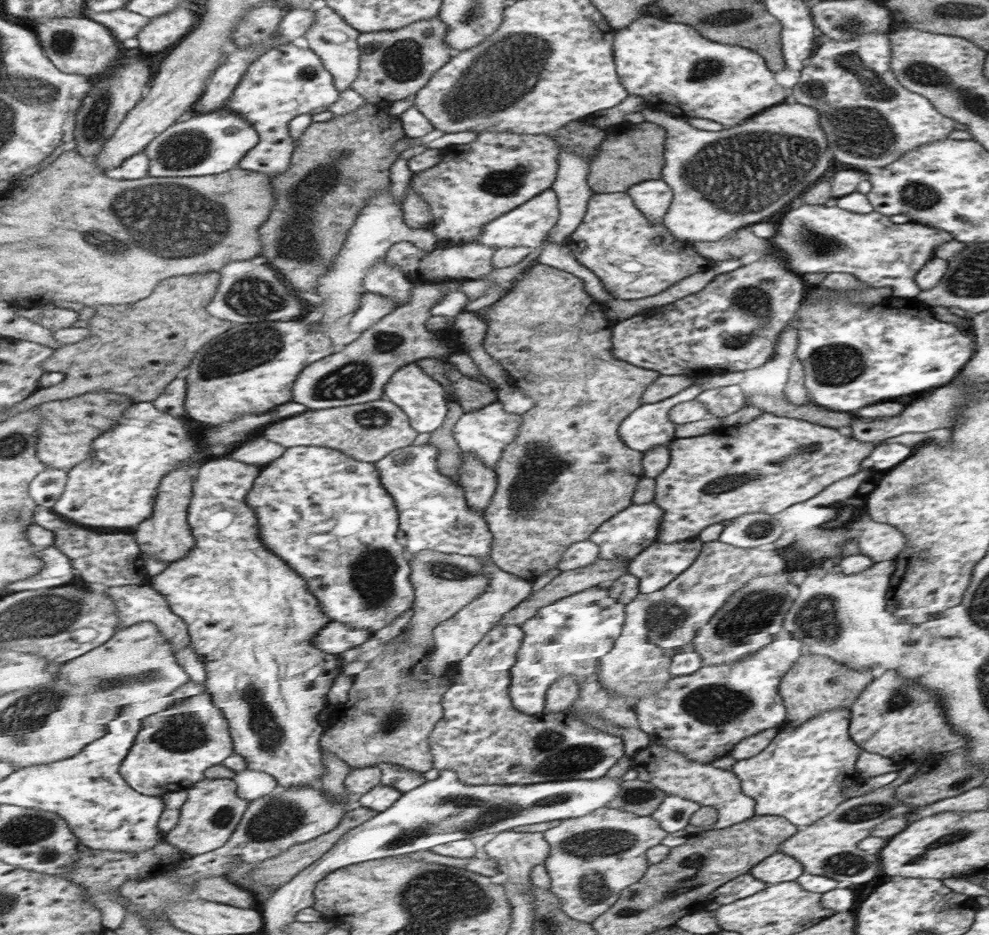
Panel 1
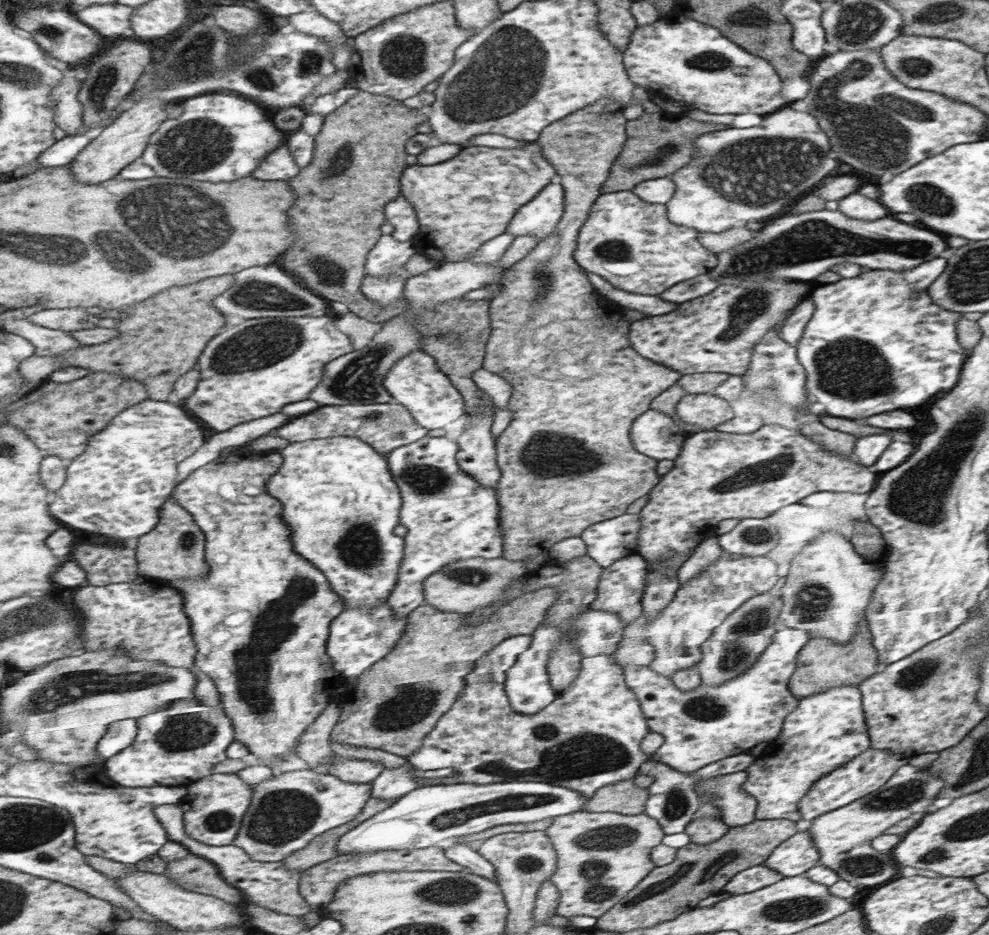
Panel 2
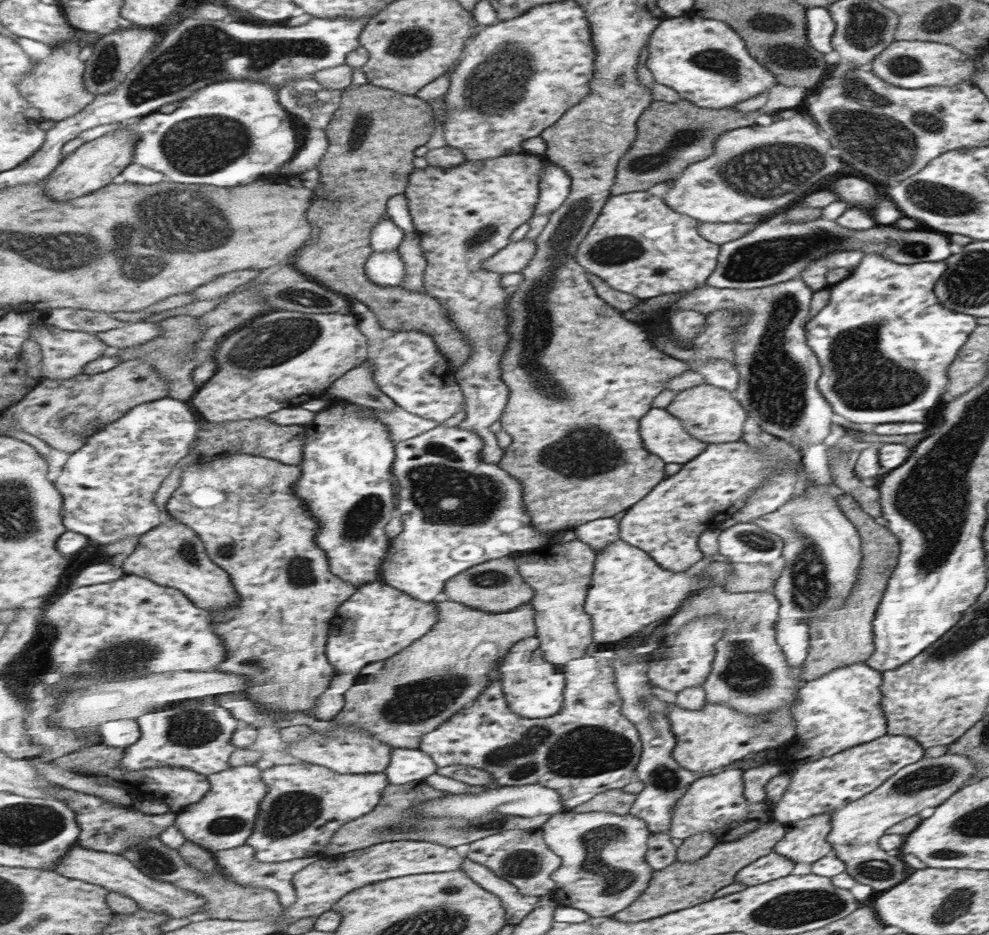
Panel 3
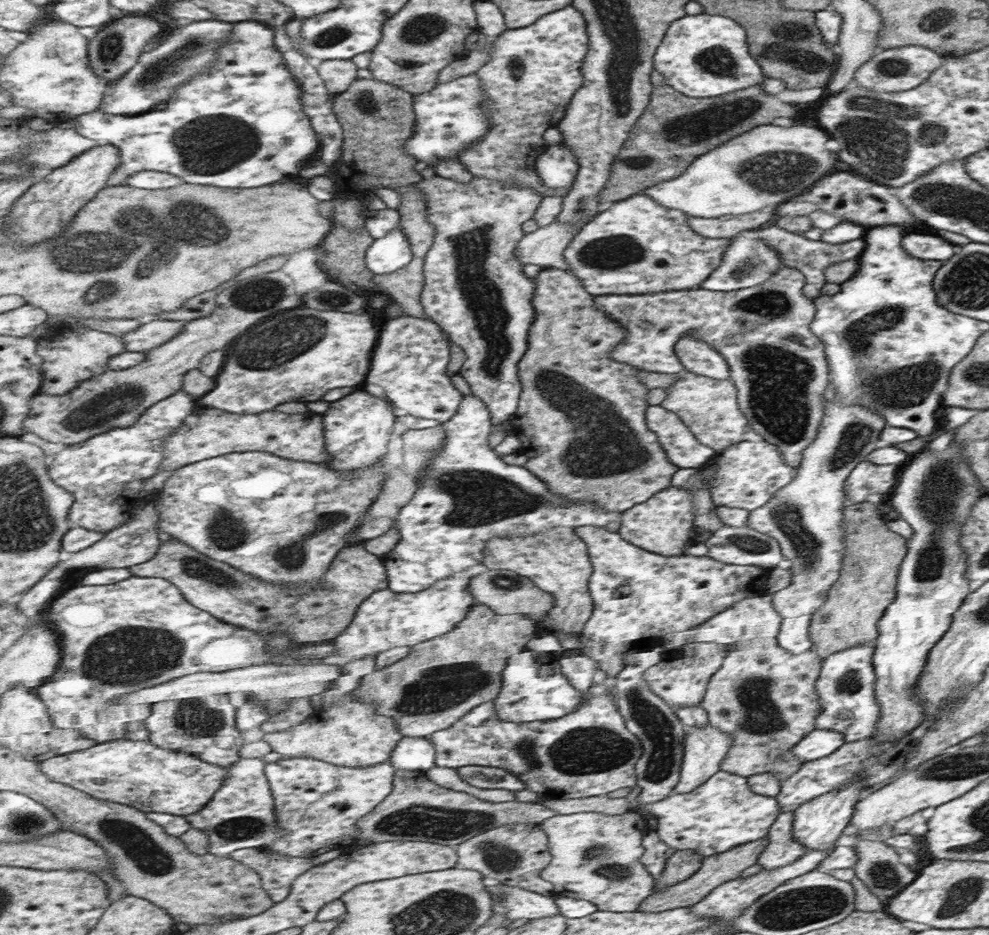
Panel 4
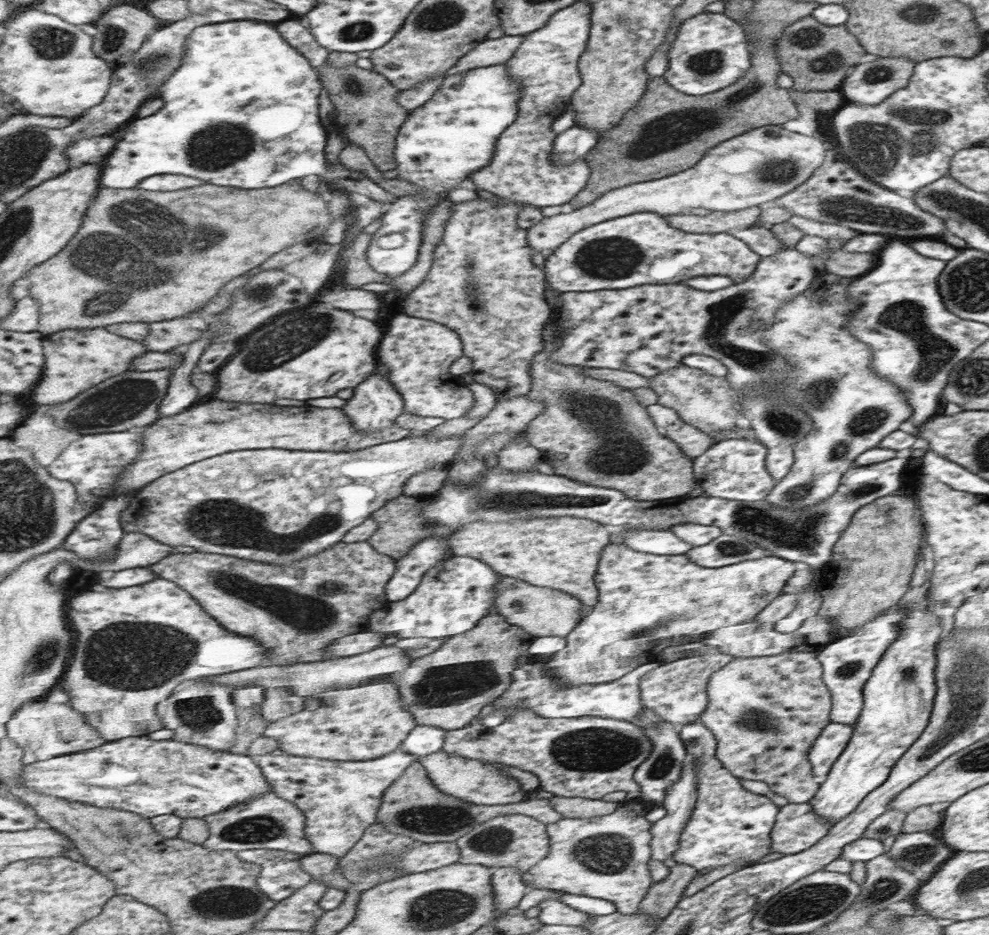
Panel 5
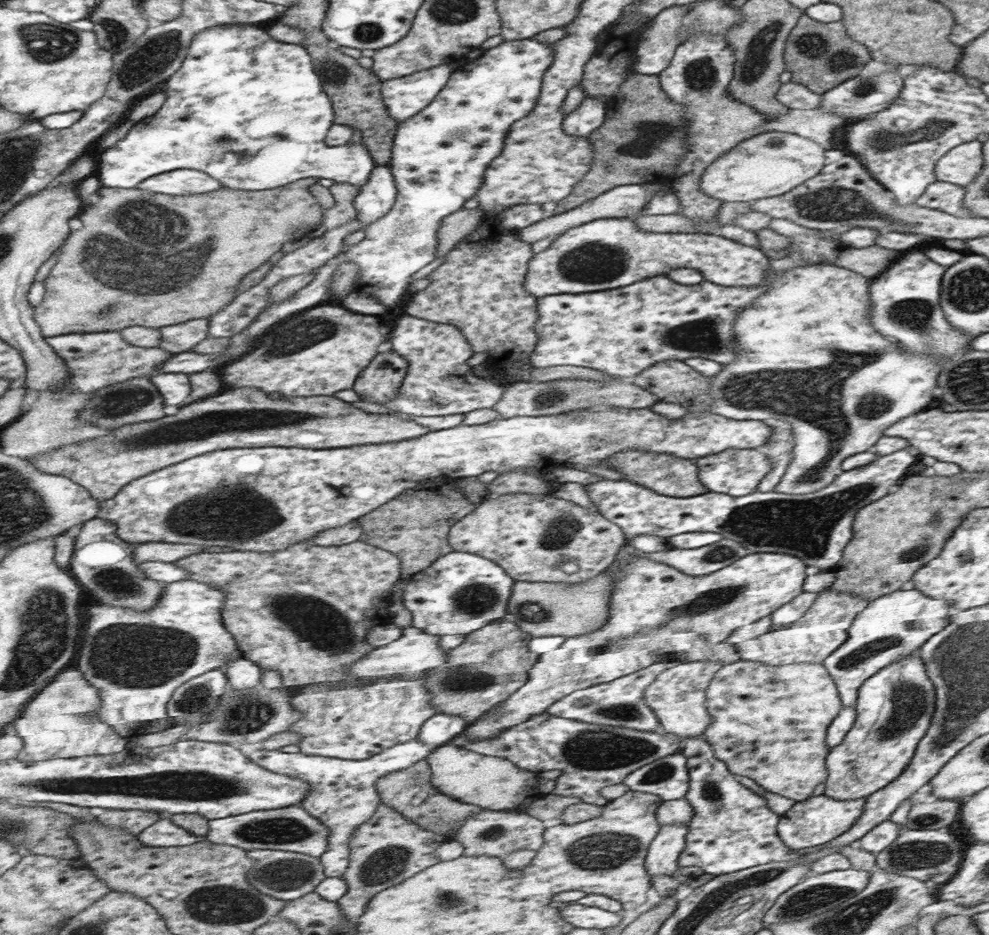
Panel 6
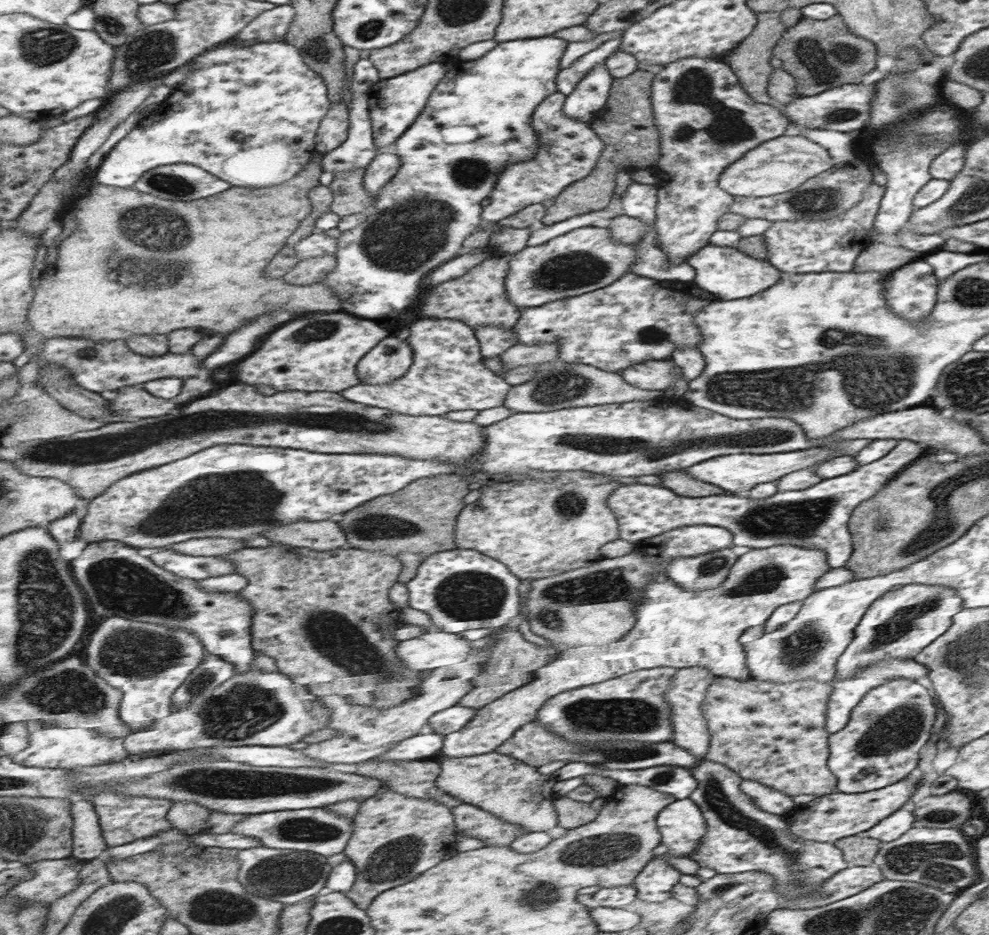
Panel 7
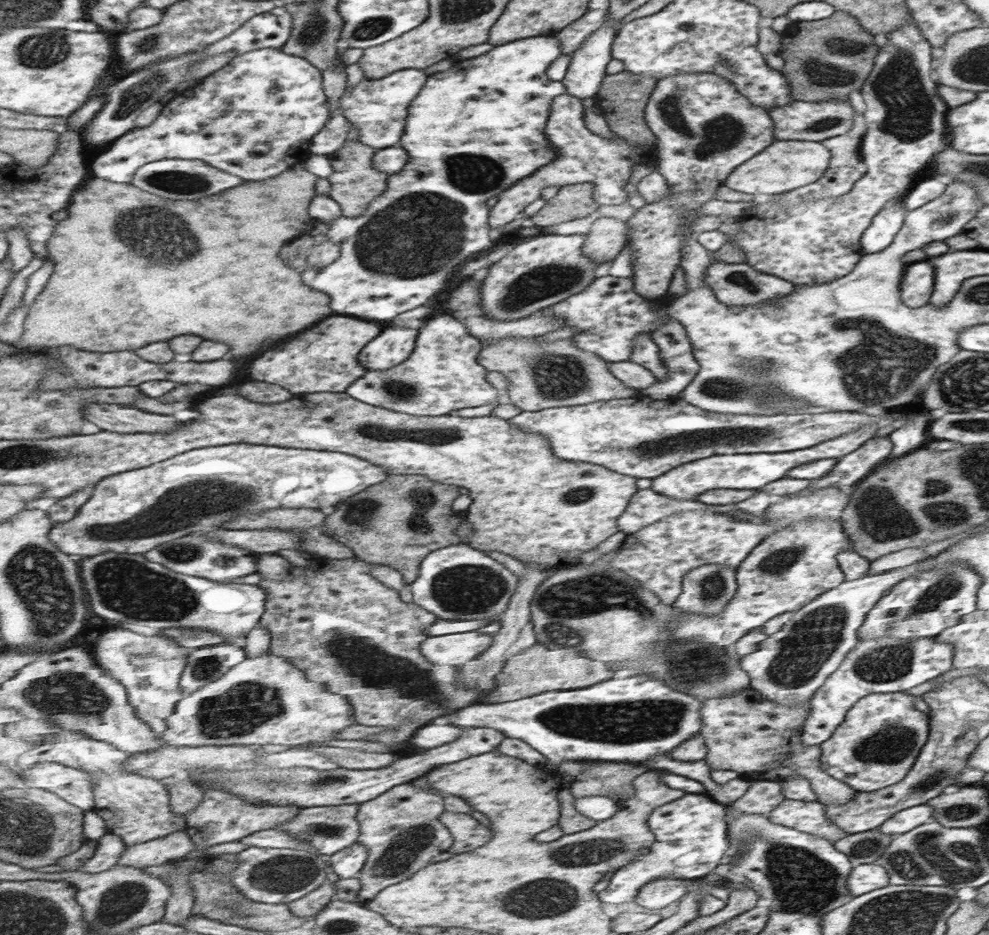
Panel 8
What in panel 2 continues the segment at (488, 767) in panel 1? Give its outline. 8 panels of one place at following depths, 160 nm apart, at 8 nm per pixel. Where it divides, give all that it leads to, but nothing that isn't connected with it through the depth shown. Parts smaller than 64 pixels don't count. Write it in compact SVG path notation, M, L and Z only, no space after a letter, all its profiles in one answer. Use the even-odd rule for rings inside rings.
M531 635L506 638L477 660L475 668L467 675L464 689L461 690L456 701L448 712L439 718L435 728L423 739L423 744L417 752L411 753L407 760L379 749L363 748L363 746L357 748L357 746L333 741L329 742L331 751L349 760L369 760L369 762L379 763L387 770L407 766L407 768L414 768L417 772L441 770L441 768L451 768L455 772L455 776L445 776L445 778L418 776L418 784L425 782L426 785L427 782L429 785L547 782L553 786L575 790L581 794L581 797L590 798L601 786L628 778L633 779L639 766L649 758L639 749L641 740L645 738L649 730L642 717L637 697L626 687L622 668L611 662L611 655L583 657L580 660L580 672L576 674L572 684L559 691L555 700L541 709L539 713L526 715L511 710L511 704L504 691L504 672L514 664L517 655L529 647L531 639Z

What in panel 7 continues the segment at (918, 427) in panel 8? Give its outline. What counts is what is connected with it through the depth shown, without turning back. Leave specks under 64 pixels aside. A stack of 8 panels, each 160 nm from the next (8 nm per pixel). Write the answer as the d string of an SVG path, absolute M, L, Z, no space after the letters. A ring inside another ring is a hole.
M899 440L899 444L887 452L885 456L878 458L875 462L870 462L871 466L859 466L849 473L845 473L839 476L834 476L833 478L826 478L819 481L816 485L810 486L808 489L803 490L789 490L789 491L779 491L769 498L747 498L745 494L743 495L733 495L733 494L718 494L717 496L705 496L701 498L687 498L685 495L678 495L676 492L669 490L663 486L651 486L646 484L633 483L633 485L620 484L609 496L608 496L608 506L612 509L613 514L616 515L616 522L619 524L619 538L621 540L627 541L635 545L635 543L644 540L644 538L651 538L661 533L668 532L669 530L680 529L681 526L719 526L732 534L732 545L742 546L746 549L756 549L756 548L767 548L774 547L775 545L790 544L802 547L815 547L816 549L821 549L822 553L825 553L826 562L830 568L844 567L850 557L852 556L852 533L848 530L848 522L851 518L852 510L857 506L857 502L861 502L863 498L869 498L871 494L875 494L889 478L895 476L889 476L889 474L897 474L901 468L905 468L909 462L913 462L915 458L919 458L923 446L921 444L915 444L915 442L909 442L909 440Z

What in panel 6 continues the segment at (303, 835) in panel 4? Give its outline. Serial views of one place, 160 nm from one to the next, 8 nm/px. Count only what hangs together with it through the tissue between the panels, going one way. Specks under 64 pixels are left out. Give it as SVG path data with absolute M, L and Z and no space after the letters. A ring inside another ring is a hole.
M413 739L391 746L366 760L345 760L307 755L300 751L291 754L291 752L263 749L252 752L249 758L267 770L299 777L308 782L309 795L299 805L305 807L305 810L321 819L321 822L330 828L329 848L320 860L327 877L341 877L349 869L351 834L369 820L381 804L377 795L377 780L389 773L416 765L417 762L425 760L430 752L428 746Z

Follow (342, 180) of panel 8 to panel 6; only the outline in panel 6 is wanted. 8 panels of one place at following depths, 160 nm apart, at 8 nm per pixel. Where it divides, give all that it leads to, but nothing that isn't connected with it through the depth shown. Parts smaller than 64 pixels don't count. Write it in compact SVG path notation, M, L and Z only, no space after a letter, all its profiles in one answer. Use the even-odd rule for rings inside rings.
M334 183L330 189L334 196L334 205L325 211L322 222L328 231L357 217L353 199L359 188L349 183Z

